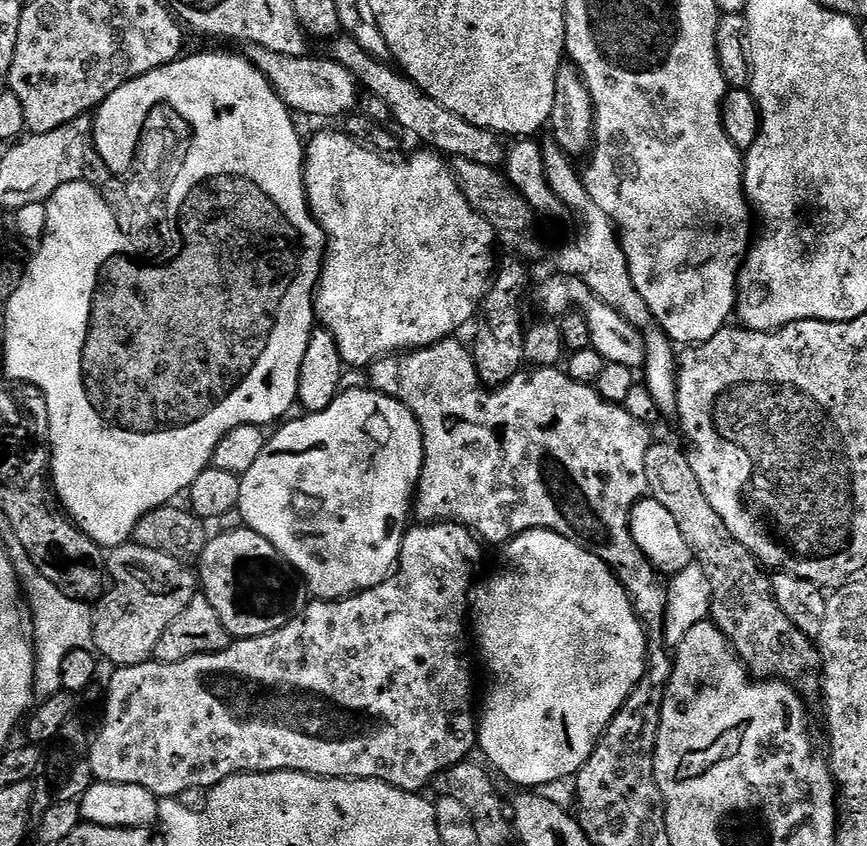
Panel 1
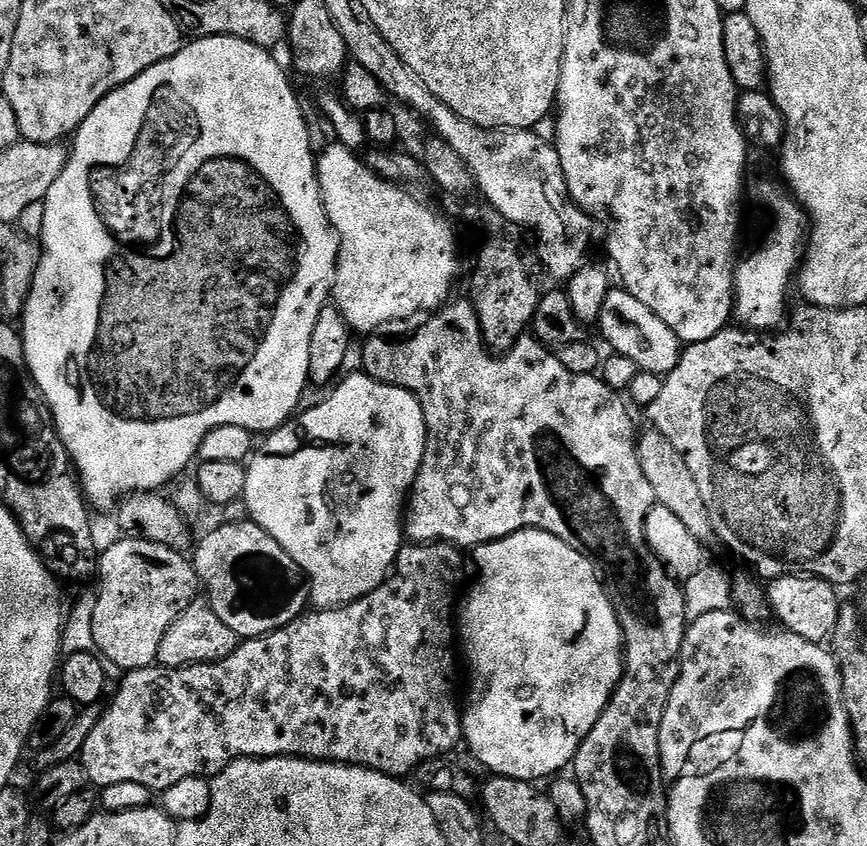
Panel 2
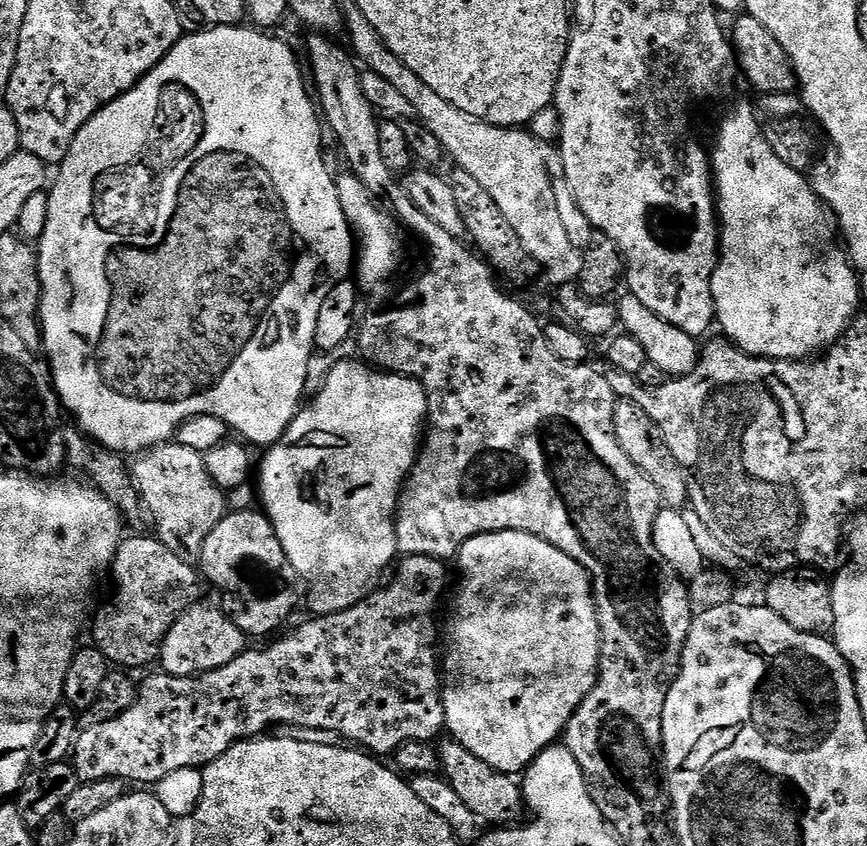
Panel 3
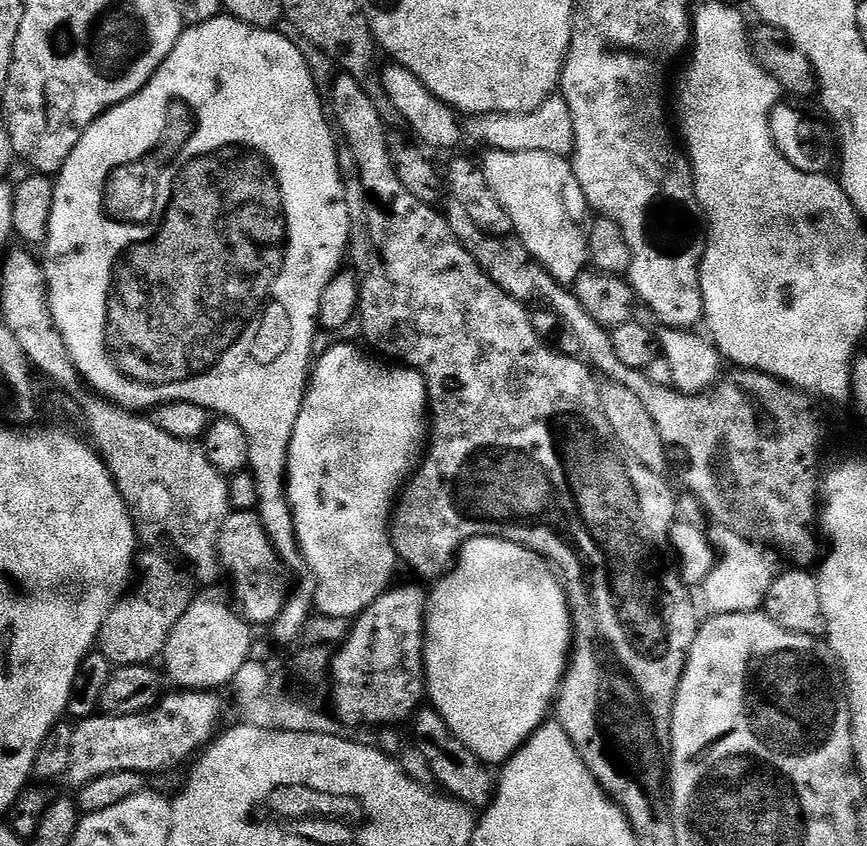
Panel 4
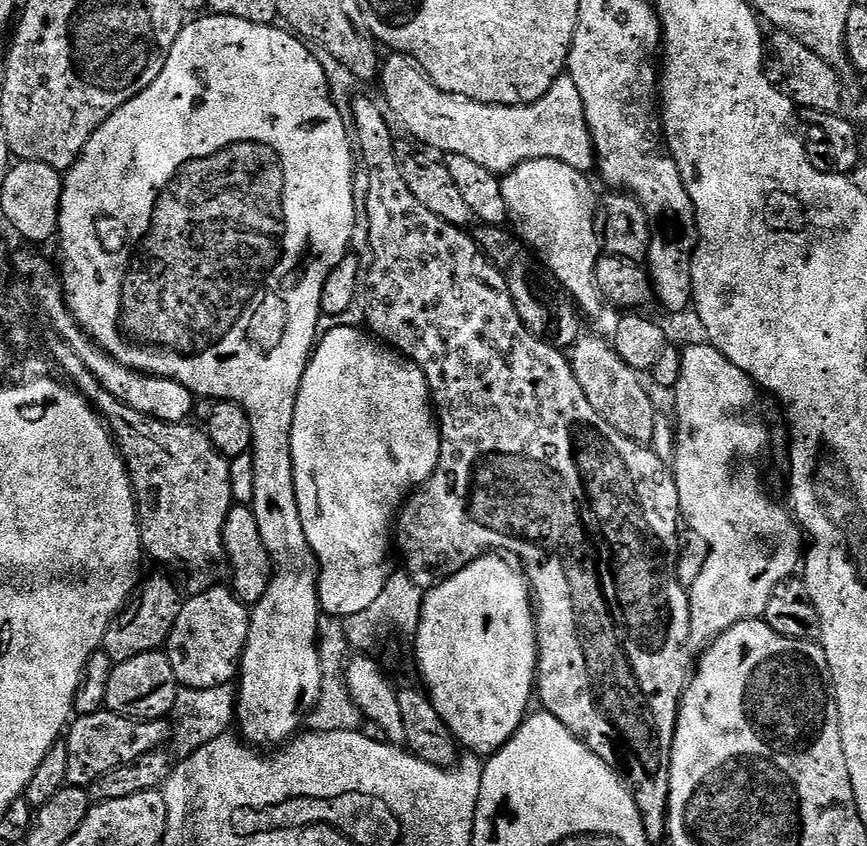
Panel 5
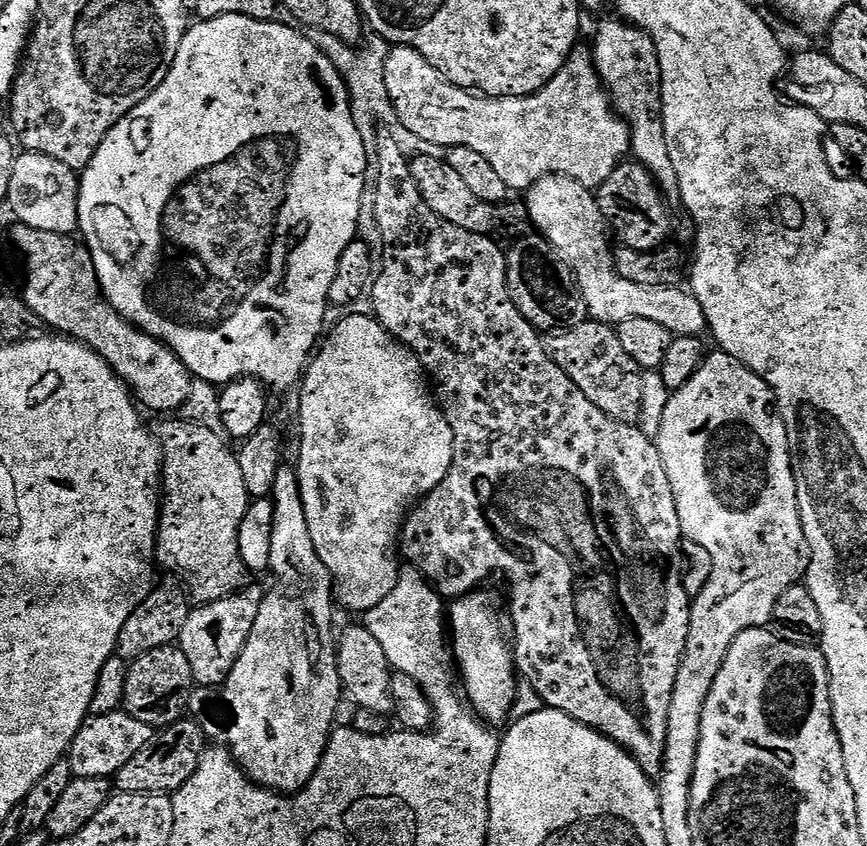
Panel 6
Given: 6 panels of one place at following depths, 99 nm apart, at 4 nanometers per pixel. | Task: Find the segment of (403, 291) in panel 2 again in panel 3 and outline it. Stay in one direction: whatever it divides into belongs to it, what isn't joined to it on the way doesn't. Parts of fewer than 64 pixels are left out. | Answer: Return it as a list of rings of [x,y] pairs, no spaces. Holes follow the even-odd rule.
[[[351,174],[336,176],[338,202],[342,202],[342,210],[346,214],[355,239],[364,249],[358,252],[358,280],[361,285],[380,284],[388,280],[400,268],[400,255],[404,252],[404,240],[400,237],[401,229],[397,221],[383,207],[379,208],[371,192],[362,186],[362,182]]]

